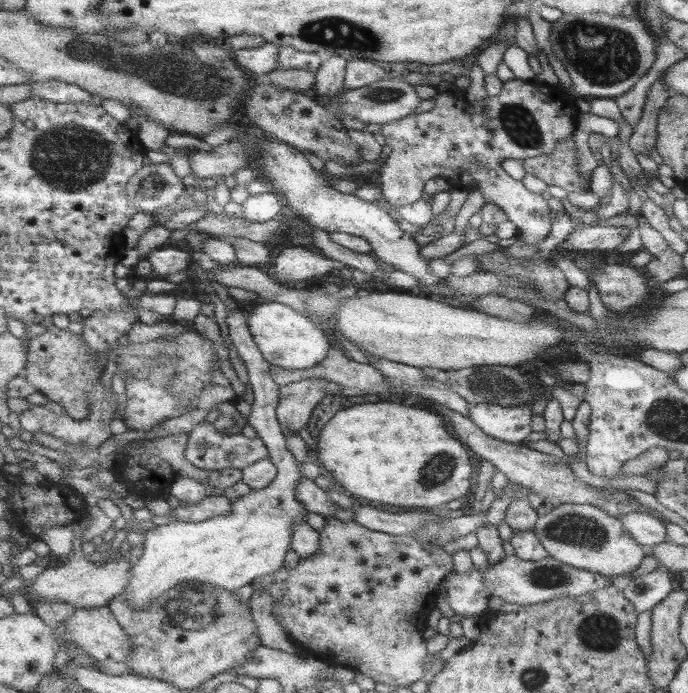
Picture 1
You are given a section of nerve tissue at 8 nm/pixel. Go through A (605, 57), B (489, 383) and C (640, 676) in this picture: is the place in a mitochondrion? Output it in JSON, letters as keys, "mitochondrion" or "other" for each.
{"A":"mitochondrion","B":"mitochondrion","C":"other"}

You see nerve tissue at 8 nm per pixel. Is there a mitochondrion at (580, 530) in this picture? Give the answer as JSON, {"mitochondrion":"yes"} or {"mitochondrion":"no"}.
{"mitochondrion":"yes"}

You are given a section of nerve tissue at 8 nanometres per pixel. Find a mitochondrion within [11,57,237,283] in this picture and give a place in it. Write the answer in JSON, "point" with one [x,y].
{"point":[71,157]}

